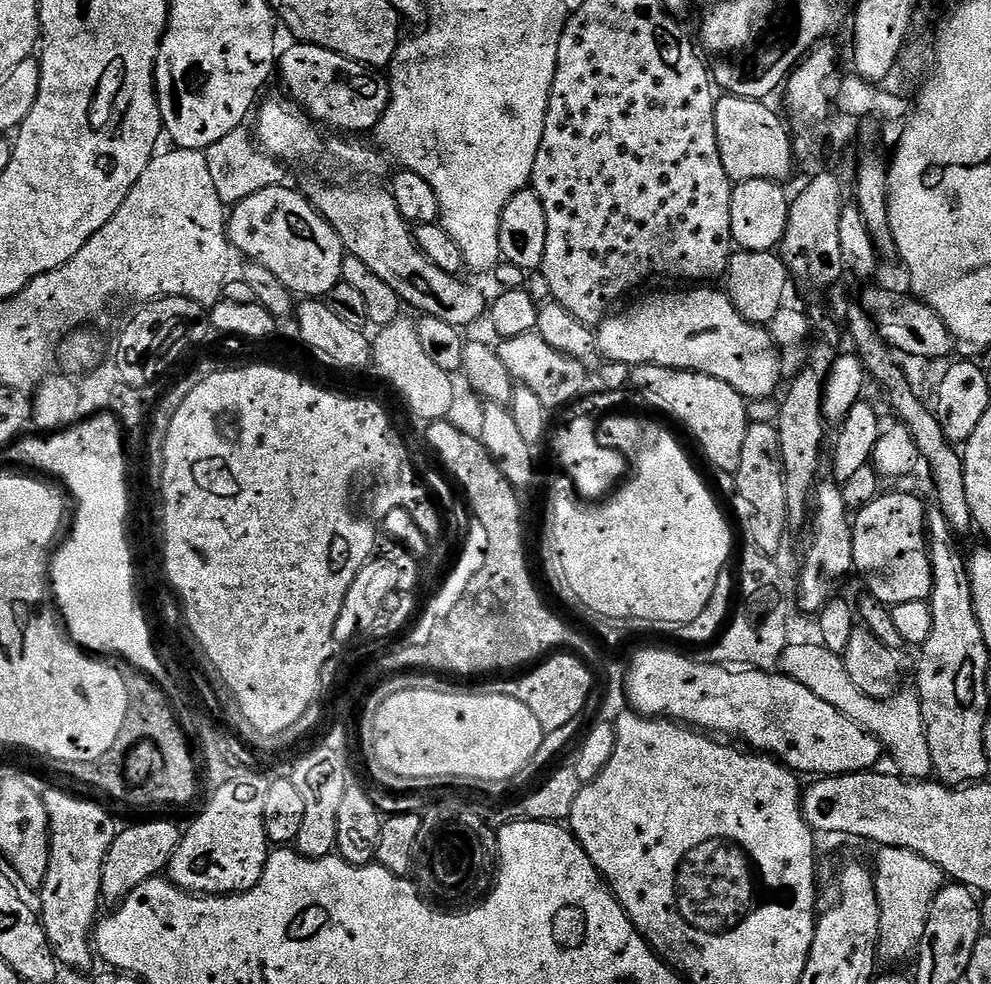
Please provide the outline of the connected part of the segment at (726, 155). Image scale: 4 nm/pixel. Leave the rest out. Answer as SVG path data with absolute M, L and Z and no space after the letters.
M724 94L716 101L714 130L718 138L718 154L726 174L734 182L741 180L774 180L784 182L792 172L792 137L790 128L768 109L762 100L747 100L741 96Z

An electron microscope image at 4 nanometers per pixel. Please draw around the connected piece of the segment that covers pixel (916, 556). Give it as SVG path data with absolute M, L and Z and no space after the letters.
M888 492L871 500L865 508L855 513L852 524L852 563L855 571L860 571L864 579L867 595L873 596L879 604L891 606L902 602L927 600L932 589L932 567L928 557L928 538L924 513L926 511L919 498L908 492Z

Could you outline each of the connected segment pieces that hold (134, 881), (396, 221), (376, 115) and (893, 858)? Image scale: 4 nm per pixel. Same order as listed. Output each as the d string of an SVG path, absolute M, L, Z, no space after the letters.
M148 820L145 824L132 824L128 829L117 831L114 842L106 854L106 862L102 866L102 890L101 897L105 901L123 901L124 897L130 895L133 890L142 882L159 877L172 861L172 856L176 853L176 847L180 845L182 828L176 824L171 824L168 820Z
M312 180L306 187L308 203L320 213L324 221L339 234L344 244L345 253L354 258L362 258L394 294L408 307L417 308L417 313L434 318L442 318L442 322L450 322L450 326L464 330L467 324L475 322L479 316L483 317L486 312L486 300L484 296L472 284L467 284L460 276L446 274L438 266L434 266L422 254L422 250L416 245L416 237L408 221L398 214L398 205L395 204L391 191L384 188L343 188L340 184L323 184L320 180Z
M296 42L293 45L293 48L288 48L285 52L283 49L278 60L278 76L284 79L283 91L317 125L329 124L344 132L371 133L388 105L387 75L317 44Z
M880 848L874 863L876 897L880 911L880 941L876 955L888 964L900 964L915 953L930 906L940 888L946 883L944 871L934 862L905 848Z

